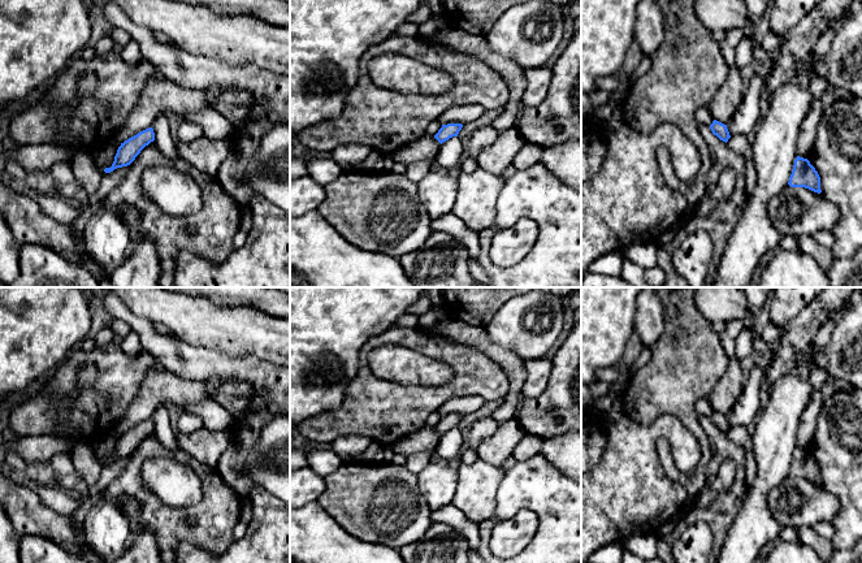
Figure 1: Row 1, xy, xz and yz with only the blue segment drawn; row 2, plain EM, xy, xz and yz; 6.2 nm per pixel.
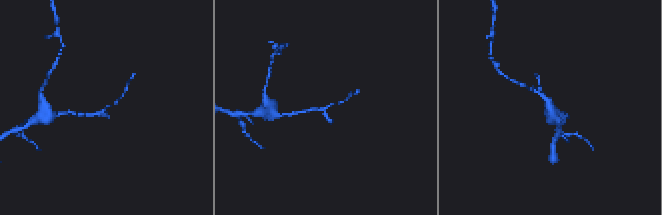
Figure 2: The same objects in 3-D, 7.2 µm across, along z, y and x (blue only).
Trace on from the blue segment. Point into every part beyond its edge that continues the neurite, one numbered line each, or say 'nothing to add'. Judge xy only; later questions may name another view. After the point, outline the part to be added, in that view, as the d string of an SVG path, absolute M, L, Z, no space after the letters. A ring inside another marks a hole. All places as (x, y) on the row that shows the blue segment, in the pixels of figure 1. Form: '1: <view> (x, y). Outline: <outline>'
nothing to add

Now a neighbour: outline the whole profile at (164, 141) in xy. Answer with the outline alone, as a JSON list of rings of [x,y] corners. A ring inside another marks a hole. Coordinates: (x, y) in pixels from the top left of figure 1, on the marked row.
[[[159,116],[152,126],[155,133],[155,143],[156,147],[161,151],[161,153],[168,157],[172,163],[176,163],[179,160],[179,156],[177,153],[176,148],[176,140],[173,139],[170,134],[170,125],[168,116]]]

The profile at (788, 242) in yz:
[[[783,235],[779,243],[779,248],[784,251],[796,251],[798,250],[797,237]]]

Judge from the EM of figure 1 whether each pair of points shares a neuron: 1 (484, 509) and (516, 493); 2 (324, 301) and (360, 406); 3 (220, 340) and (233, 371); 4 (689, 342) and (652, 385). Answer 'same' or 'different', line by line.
1: different
2: different
3: different
4: same

